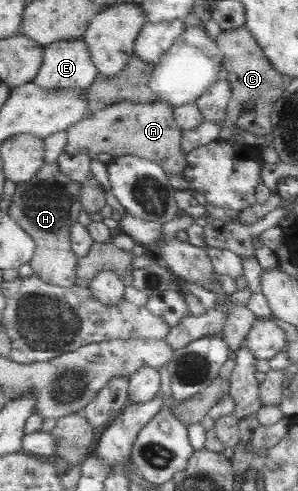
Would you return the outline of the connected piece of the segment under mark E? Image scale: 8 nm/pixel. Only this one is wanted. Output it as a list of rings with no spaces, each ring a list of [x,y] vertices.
[[[83,39],[62,41],[44,51],[44,63],[33,81],[46,90],[88,90],[98,80],[99,70]]]

